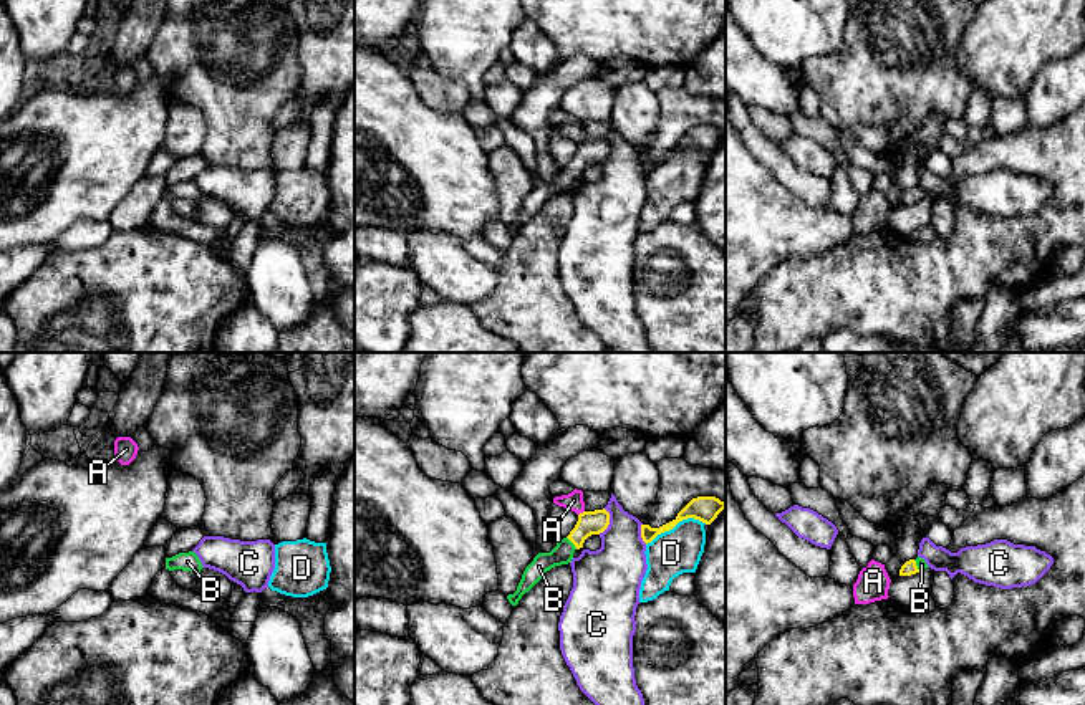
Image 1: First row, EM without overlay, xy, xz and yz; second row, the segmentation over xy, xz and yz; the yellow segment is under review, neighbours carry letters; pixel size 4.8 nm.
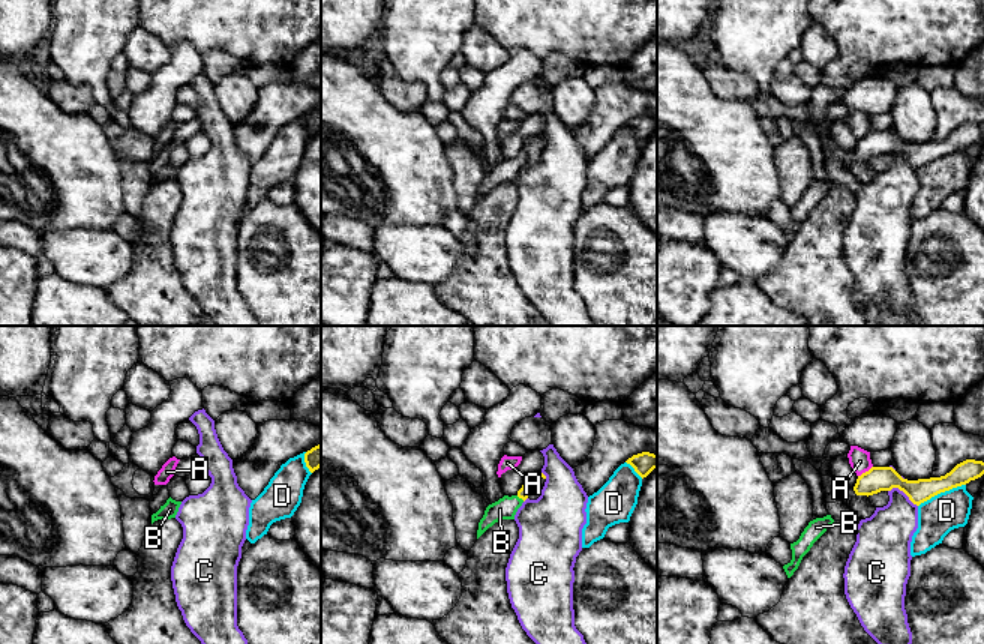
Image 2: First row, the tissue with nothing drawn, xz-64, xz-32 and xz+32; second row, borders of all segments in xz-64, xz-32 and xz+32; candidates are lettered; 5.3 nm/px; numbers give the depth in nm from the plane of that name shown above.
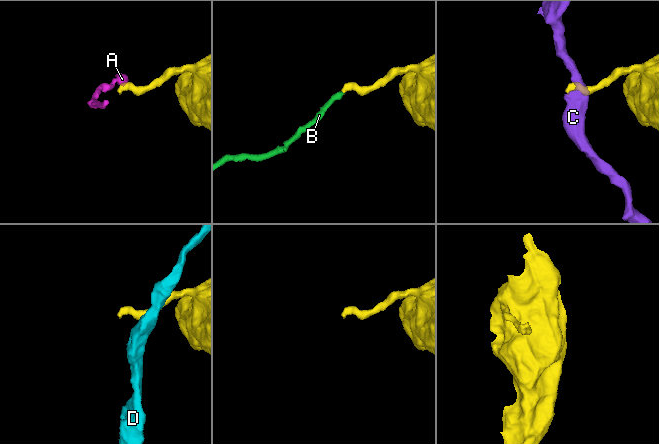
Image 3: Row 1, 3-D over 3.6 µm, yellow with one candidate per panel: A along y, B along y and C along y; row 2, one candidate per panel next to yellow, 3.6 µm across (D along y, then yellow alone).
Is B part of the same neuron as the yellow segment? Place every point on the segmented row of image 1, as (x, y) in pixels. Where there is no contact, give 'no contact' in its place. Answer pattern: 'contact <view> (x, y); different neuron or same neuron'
contact xz (572, 541); same neuron

